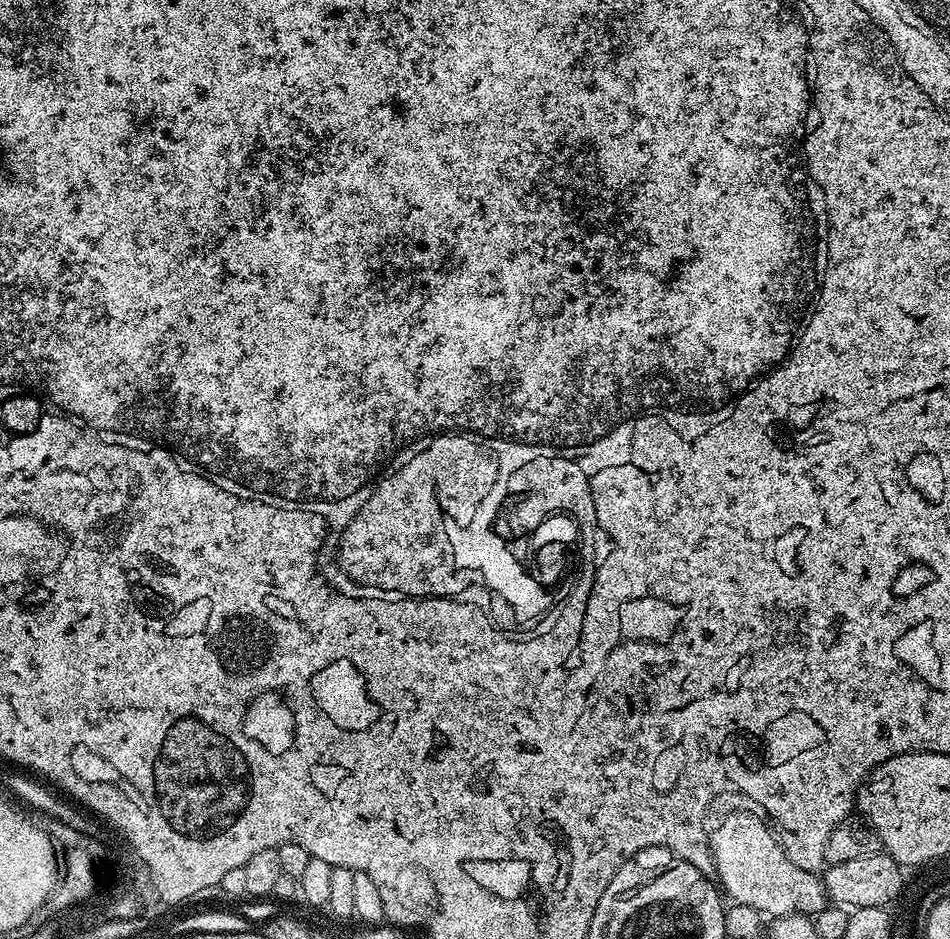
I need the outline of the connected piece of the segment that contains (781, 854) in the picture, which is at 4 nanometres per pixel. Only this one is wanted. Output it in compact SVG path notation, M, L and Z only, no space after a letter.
M736 812L733 816L726 817L716 829L711 829L712 867L723 895L732 904L750 906L768 918L793 914L811 917L829 907L830 901L826 895L823 879L816 872L807 872L799 868L786 851L785 845L781 841L781 845L776 841L777 833L769 828L752 812Z

